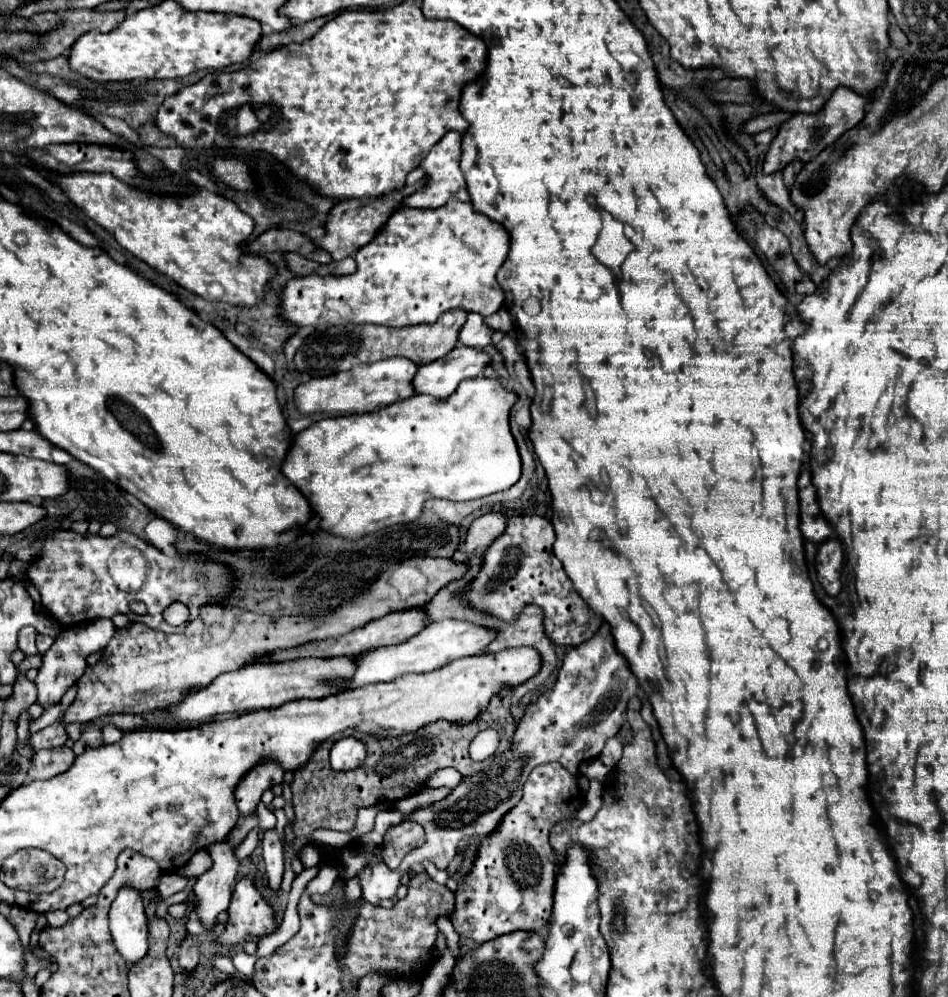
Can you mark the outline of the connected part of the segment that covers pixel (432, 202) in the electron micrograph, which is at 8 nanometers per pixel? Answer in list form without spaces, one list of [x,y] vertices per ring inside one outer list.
[[[451,131],[447,133],[431,151],[429,155],[423,159],[421,167],[427,171],[429,175],[429,181],[425,183],[425,187],[417,189],[413,195],[409,195],[403,205],[407,207],[417,207],[417,209],[425,209],[425,207],[441,207],[449,201],[449,197],[457,197],[459,201],[469,201],[469,191],[467,191],[467,183],[465,183],[465,177],[461,173],[461,167],[459,167],[459,161],[461,161],[461,133],[457,131]]]

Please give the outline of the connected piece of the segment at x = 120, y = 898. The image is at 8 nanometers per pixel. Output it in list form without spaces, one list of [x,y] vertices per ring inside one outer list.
[[[123,887],[109,911],[113,943],[131,967],[147,955],[147,917],[139,891]]]

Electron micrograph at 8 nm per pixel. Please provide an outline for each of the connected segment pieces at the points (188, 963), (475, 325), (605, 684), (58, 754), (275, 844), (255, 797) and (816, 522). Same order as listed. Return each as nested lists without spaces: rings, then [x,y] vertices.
[[[187,937],[181,943],[181,949],[179,949],[179,967],[185,973],[193,973],[195,971],[197,963],[199,963],[199,947],[201,947],[201,943],[197,943],[191,937]]]
[[[471,313],[467,317],[467,323],[463,325],[463,331],[459,333],[459,341],[463,345],[483,349],[491,343],[491,335],[493,335],[493,329],[483,321],[483,317],[479,313]]]
[[[603,621],[603,625],[589,641],[573,647],[565,655],[555,687],[541,695],[535,703],[527,705],[525,715],[517,725],[515,739],[507,751],[495,755],[495,759],[481,771],[473,773],[471,777],[465,777],[443,801],[415,809],[409,817],[403,817],[399,813],[399,821],[409,819],[423,825],[425,843],[415,847],[407,855],[403,865],[399,865],[397,869],[389,869],[383,861],[371,857],[365,869],[357,873],[357,879],[363,887],[363,899],[379,905],[381,899],[395,897],[401,873],[411,871],[411,865],[421,863],[423,859],[433,861],[439,869],[447,869],[453,855],[457,853],[457,843],[463,837],[485,837],[499,827],[503,815],[519,803],[523,795],[523,785],[533,767],[557,761],[571,775],[579,775],[579,765],[583,761],[597,759],[603,751],[605,741],[619,733],[623,725],[623,715],[627,711],[627,701],[635,695],[643,699],[643,719],[653,727],[657,743],[657,763],[663,771],[671,769],[673,763],[667,753],[667,745],[661,737],[657,719],[651,711],[647,693],[639,685],[637,677],[631,673],[627,659],[617,651],[611,627]]]
[[[69,747],[57,749],[41,749],[31,759],[29,777],[31,779],[51,779],[55,775],[65,773],[75,761],[75,753]]]
[[[275,829],[267,831],[263,837],[263,861],[267,867],[269,887],[279,889],[283,871],[285,871],[285,861],[283,861],[283,847],[281,847],[281,841],[279,841],[279,835]]]
[[[265,763],[251,769],[235,789],[235,799],[241,815],[255,813],[261,795],[283,781],[283,769],[277,763]]]
[[[805,469],[799,475],[797,481],[799,487],[799,519],[801,519],[801,533],[811,543],[823,543],[829,539],[831,525],[821,517],[819,505],[817,505],[817,493],[811,483],[811,471]]]

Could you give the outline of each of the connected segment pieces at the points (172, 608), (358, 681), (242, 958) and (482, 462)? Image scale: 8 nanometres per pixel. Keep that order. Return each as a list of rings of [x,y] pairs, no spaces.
[[[173,603],[163,613],[165,621],[172,626],[180,626],[187,622],[189,611],[181,603]]]
[[[443,619],[427,625],[419,635],[411,637],[407,643],[391,645],[391,647],[379,647],[369,653],[359,655],[357,661],[357,671],[351,681],[345,681],[343,685],[347,689],[363,687],[369,683],[379,683],[379,681],[393,681],[401,675],[407,673],[429,673],[435,671],[455,659],[467,657],[467,655],[479,655],[487,651],[487,645],[495,639],[495,631],[469,623],[469,621],[457,621],[457,619]]]
[[[237,953],[237,955],[233,955],[233,965],[237,967],[237,971],[241,973],[241,975],[247,975],[247,977],[251,977],[253,975],[253,965],[255,965],[255,961],[257,961],[257,955],[247,955],[247,953]]]
[[[473,377],[473,379],[467,379],[467,381],[459,383],[459,387],[447,399],[435,399],[431,395],[413,395],[405,401],[395,401],[395,403],[391,403],[387,407],[381,407],[377,411],[371,411],[371,413],[321,419],[321,421],[313,423],[309,429],[295,435],[295,443],[293,443],[293,447],[287,453],[287,459],[283,463],[283,475],[287,475],[287,479],[309,499],[309,503],[313,507],[313,513],[317,517],[321,517],[321,529],[323,531],[331,531],[331,533],[335,533],[343,539],[359,539],[363,535],[375,533],[375,531],[379,531],[383,527],[389,527],[389,525],[415,521],[415,517],[421,515],[423,503],[427,499],[437,497],[437,499],[449,499],[449,501],[471,501],[471,499],[487,497],[491,493],[499,493],[499,491],[505,491],[505,489],[513,487],[521,477],[519,449],[517,449],[517,443],[515,443],[515,439],[511,435],[511,427],[509,427],[509,411],[515,403],[517,403],[517,393],[511,391],[511,389],[505,389],[499,379]]]

